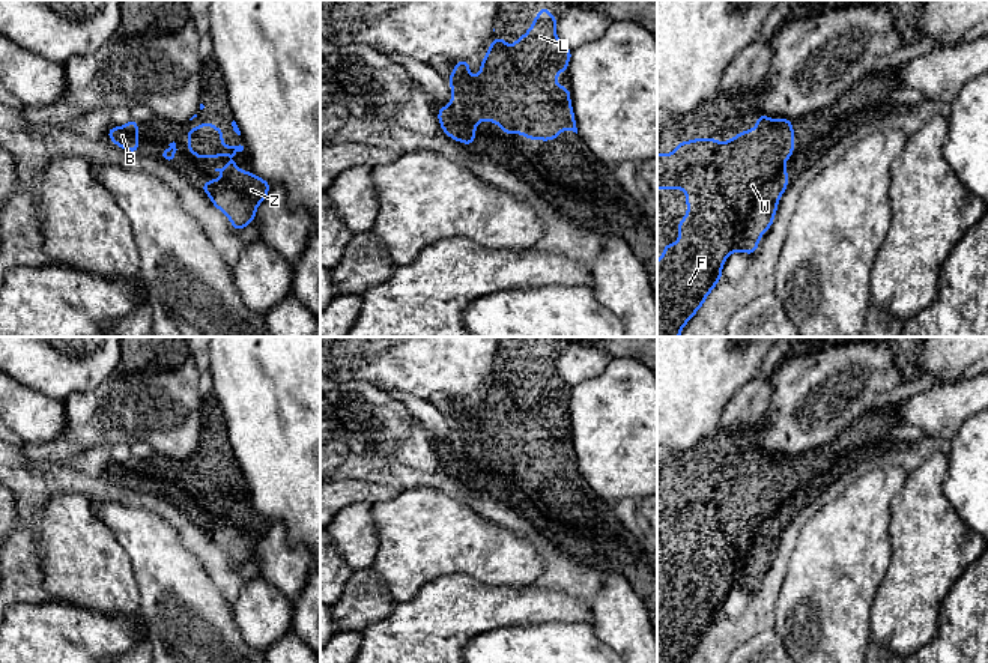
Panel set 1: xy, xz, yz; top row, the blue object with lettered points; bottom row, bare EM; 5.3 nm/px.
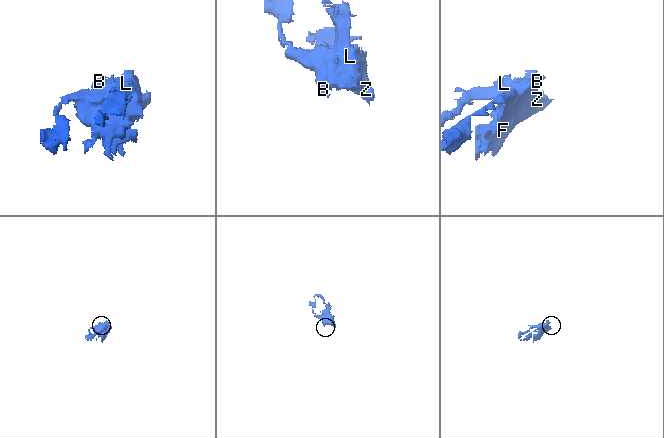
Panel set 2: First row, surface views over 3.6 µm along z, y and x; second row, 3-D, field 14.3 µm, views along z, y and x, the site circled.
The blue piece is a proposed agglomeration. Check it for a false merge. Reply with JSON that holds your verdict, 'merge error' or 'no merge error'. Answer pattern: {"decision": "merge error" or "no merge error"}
{"decision": "no merge error"}

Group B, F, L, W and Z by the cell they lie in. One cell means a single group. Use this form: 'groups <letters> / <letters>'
groups B F L W Z

